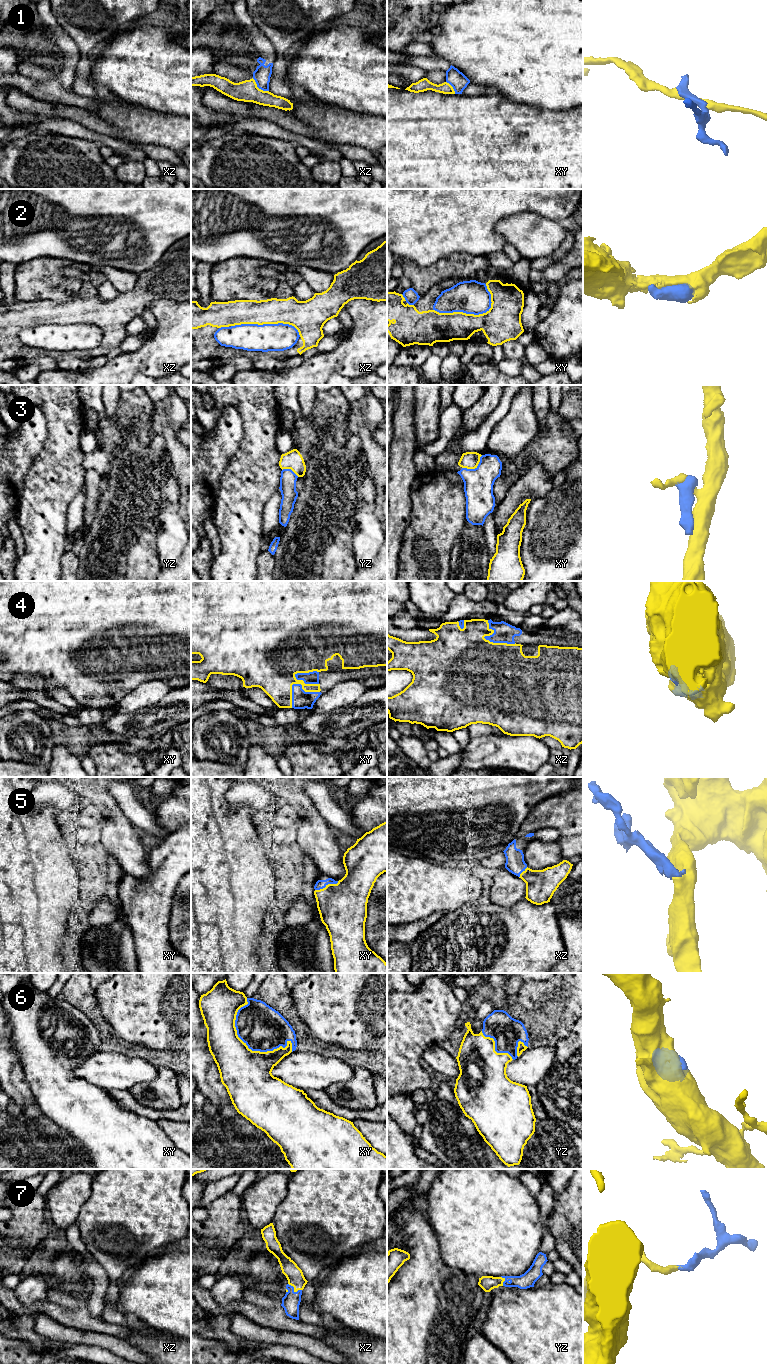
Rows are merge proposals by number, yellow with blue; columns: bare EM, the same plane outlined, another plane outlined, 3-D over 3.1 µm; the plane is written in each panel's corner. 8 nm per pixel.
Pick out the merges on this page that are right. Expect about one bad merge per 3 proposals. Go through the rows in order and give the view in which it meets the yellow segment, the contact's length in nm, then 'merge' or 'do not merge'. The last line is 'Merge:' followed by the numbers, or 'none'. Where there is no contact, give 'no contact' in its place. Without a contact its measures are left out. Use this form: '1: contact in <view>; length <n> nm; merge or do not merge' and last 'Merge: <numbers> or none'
1: contact in xz; length 170 nm; do not merge
2: contact in xy; length 480 nm; do not merge
3: contact in xy; length 200 nm; do not merge
4: contact in xz; length 300 nm; merge
5: contact in xy; length 200 nm; merge
6: contact in xy; length 550 nm; merge
7: contact in xz; length 130 nm; merge
Merge: 4, 5, 6, 7

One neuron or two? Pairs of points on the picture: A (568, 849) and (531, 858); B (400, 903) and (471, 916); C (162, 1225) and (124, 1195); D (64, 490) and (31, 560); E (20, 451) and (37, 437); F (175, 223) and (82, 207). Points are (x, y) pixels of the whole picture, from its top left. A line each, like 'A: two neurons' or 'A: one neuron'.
A: two neurons
B: two neurons
C: one neuron
D: one neuron
E: one neuron
F: one neuron

